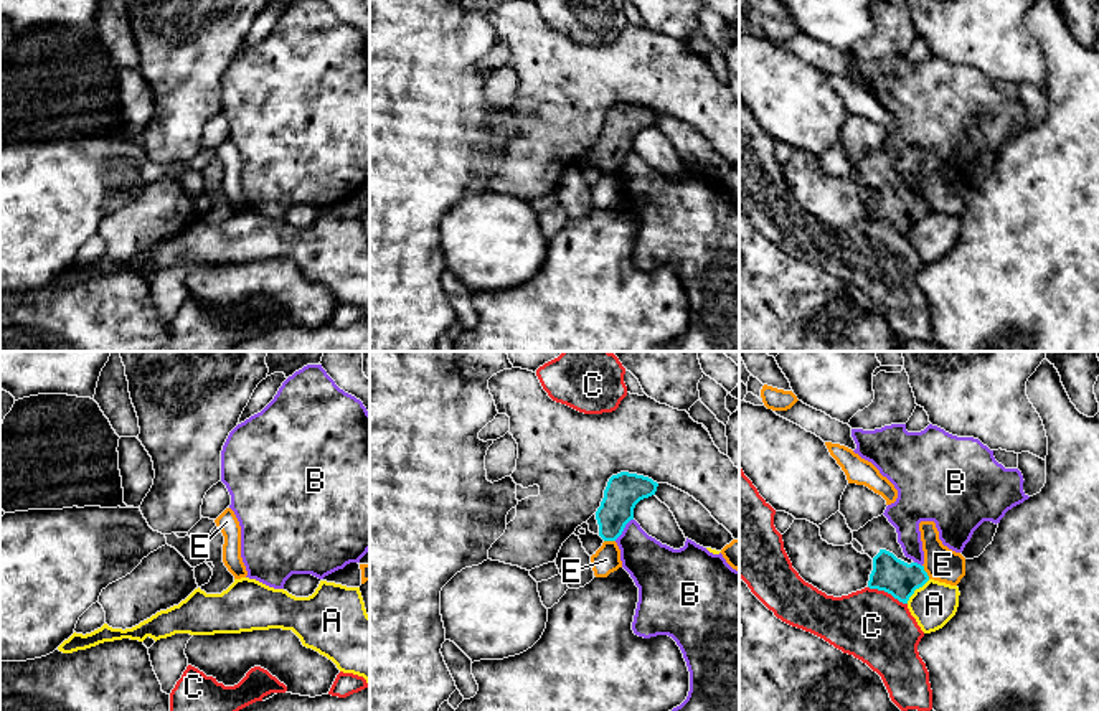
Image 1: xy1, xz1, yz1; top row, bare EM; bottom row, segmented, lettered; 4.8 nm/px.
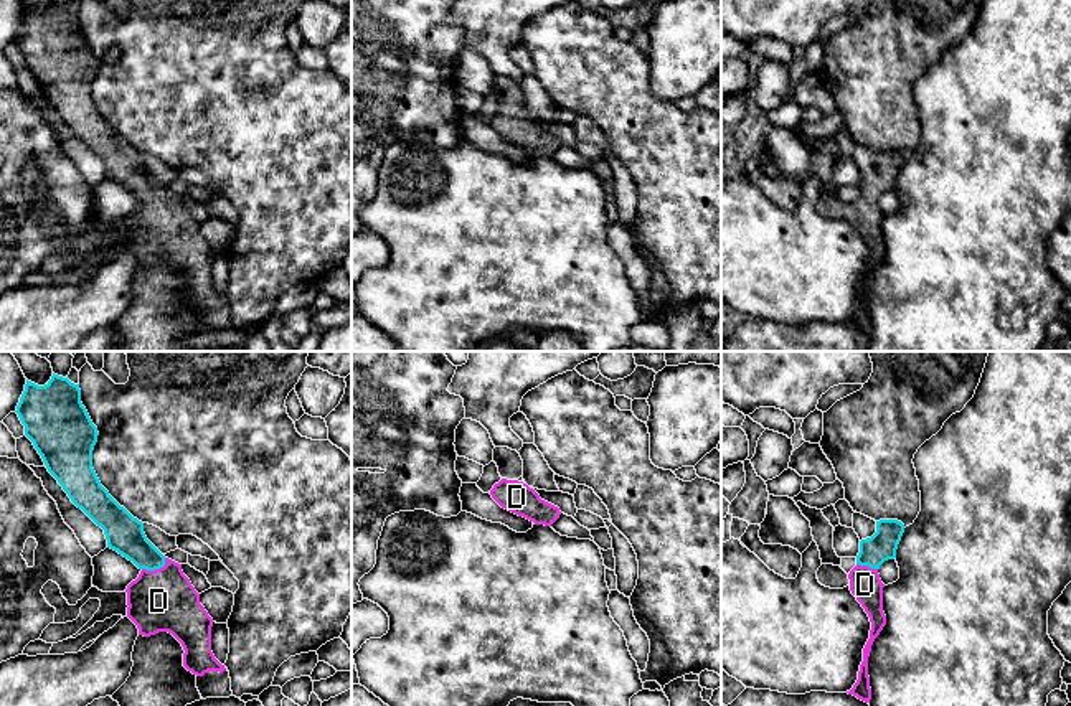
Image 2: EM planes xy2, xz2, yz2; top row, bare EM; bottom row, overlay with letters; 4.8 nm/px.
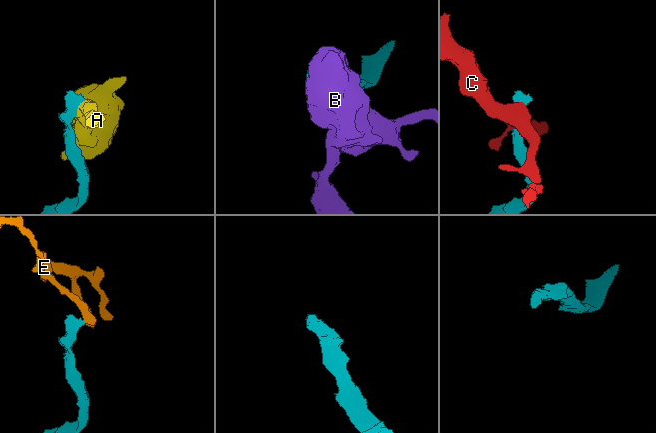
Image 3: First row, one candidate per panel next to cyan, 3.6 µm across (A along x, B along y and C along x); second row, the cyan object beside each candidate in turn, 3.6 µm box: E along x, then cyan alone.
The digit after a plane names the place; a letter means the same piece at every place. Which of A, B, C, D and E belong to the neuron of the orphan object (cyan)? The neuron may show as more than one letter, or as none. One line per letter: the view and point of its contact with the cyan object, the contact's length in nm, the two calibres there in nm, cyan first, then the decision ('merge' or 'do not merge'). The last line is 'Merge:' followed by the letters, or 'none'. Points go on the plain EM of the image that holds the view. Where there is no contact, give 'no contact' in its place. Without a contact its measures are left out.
A: meets cyan in yz1 at (916, 218); contact 170 nm long; 170 nm thick on the cyan side, 220 nm on the other; do not merge
B: meets cyan in xz1 at (622, 160); contact 140 nm long; 180 nm thick on the cyan side, 240 nm on the other; do not merge
C: meets cyan in yz1 at (888, 223); contact 220 nm long; 170 nm thick on the cyan side, 340 nm on the other; do not merge
D: meets cyan in xy2 at (155, 198); contact 130 nm long; 190 nm thick on the cyan side, 300 nm on the other; merge
E: meets cyan in yz1 at (924, 202); contact 80 nm long; 170 nm thick on the cyan side, 170 nm on the other; do not merge
Merge: D

